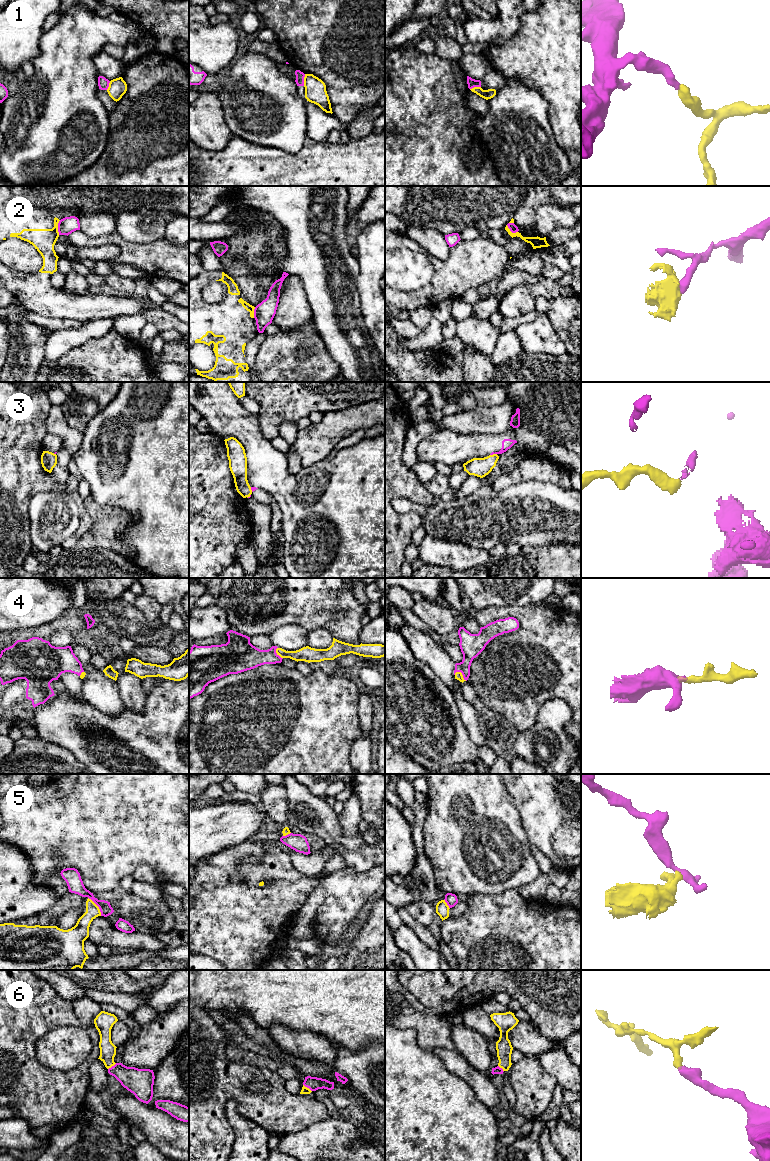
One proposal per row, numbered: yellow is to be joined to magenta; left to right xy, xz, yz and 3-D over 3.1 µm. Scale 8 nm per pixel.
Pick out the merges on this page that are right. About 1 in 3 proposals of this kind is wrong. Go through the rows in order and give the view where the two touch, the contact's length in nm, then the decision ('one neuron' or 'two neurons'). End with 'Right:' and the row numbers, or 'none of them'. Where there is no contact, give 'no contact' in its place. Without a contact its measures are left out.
1: meets magenta in xz; contact 100 nm long; two neurons
2: meets magenta in xy; contact 120 nm long; two neurons
3: meets magenta in yz; contact 60 nm long; two neurons
4: meets magenta in yz; contact 120 nm long; one neuron
5: meets magenta in xy; contact 190 nm long; two neurons
6: meets magenta in xz; contact 90 nm long; one neuron
Right: 4, 6

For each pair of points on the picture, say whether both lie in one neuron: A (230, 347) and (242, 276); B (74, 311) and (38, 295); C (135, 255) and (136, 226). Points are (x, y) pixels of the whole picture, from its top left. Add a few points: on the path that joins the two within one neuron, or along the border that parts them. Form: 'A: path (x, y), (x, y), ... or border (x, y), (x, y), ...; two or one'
A: border (224, 272), (236, 284), (239, 295), (254, 307); two
B: path (65, 304), (47, 301); one
C: border (115, 231), (123, 239), (135, 243), (158, 240); two

